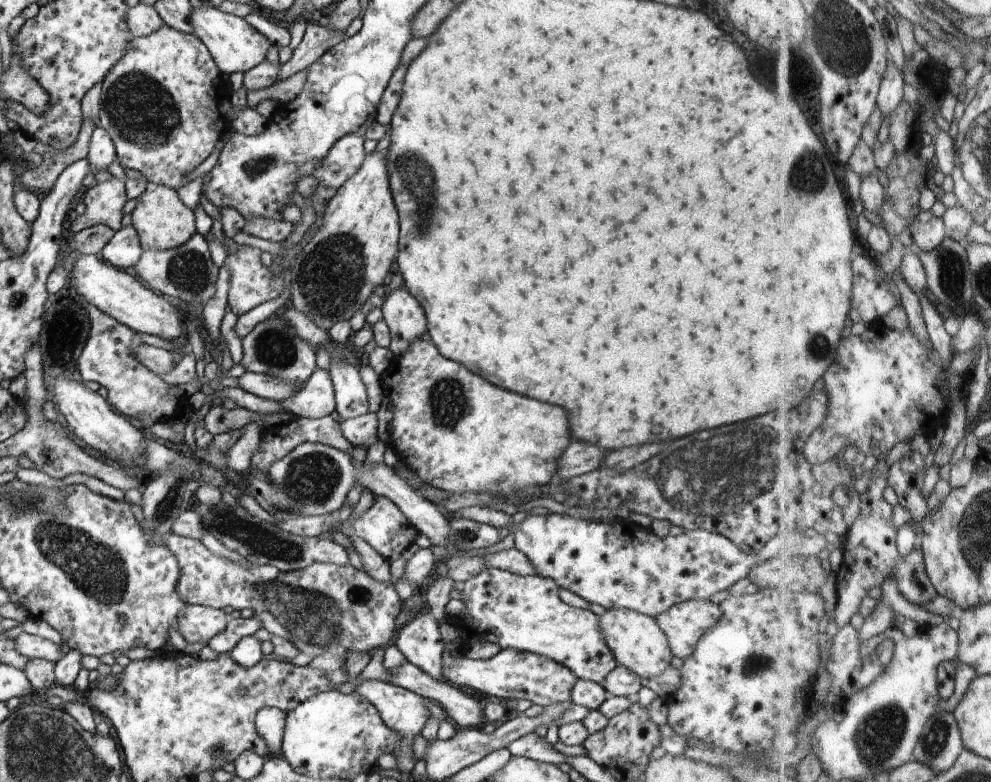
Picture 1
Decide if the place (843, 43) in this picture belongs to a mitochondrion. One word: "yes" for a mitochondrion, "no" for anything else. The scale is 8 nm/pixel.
yes

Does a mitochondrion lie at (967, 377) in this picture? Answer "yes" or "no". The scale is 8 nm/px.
no

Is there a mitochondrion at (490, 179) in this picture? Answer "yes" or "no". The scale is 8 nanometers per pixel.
no

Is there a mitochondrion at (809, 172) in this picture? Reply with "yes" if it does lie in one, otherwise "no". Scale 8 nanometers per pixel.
yes

